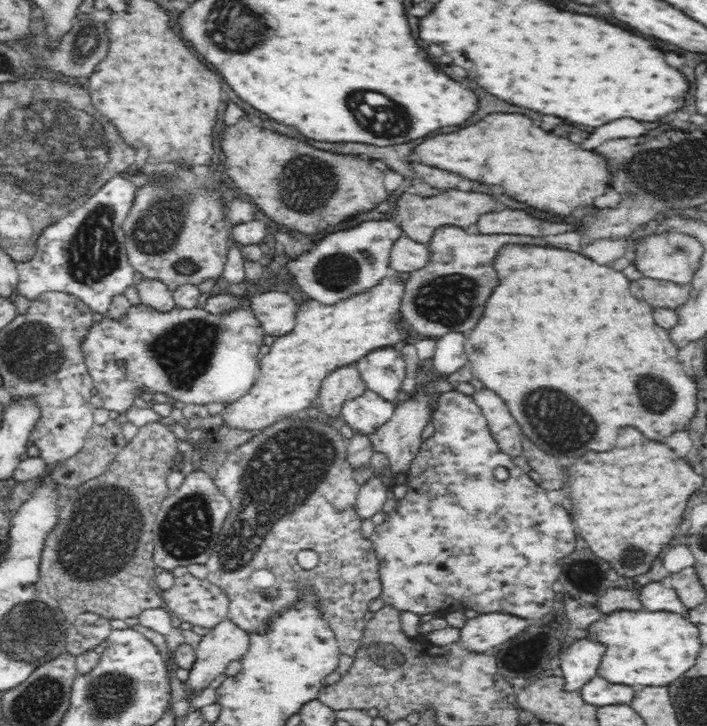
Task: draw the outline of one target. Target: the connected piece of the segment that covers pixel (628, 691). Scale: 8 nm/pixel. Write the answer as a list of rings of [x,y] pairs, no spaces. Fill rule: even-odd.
[[[594,678],[586,688],[582,688],[584,700],[592,706],[604,708],[604,706],[614,706],[614,704],[628,704],[634,700],[634,690],[630,686],[622,684],[610,684],[604,678]]]

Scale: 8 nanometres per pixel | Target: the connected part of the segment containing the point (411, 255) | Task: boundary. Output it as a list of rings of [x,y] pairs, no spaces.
[[[408,236],[398,238],[390,252],[390,268],[394,272],[416,272],[426,268],[432,260],[432,250]]]

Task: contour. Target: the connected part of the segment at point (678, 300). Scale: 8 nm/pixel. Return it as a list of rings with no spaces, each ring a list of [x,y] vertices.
[[[642,277],[630,284],[632,296],[648,302],[654,309],[666,308],[676,311],[690,299],[690,288],[670,281]]]

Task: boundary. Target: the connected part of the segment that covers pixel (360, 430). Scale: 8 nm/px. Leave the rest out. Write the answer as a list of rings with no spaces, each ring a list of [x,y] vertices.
[[[369,389],[356,400],[348,400],[342,408],[342,418],[355,434],[370,437],[394,416],[396,404]]]

